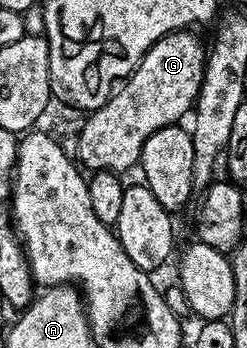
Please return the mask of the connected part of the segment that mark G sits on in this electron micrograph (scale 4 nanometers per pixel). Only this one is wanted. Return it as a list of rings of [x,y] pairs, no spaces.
[[[180,30],[170,32],[151,47],[141,58],[141,62],[135,67],[134,72],[116,87],[115,91],[107,99],[106,104],[94,109],[91,116],[84,122],[83,128],[78,129],[80,145],[77,146],[77,160],[84,169],[91,168],[92,173],[113,172],[124,174],[132,167],[138,165],[141,158],[141,150],[145,146],[145,138],[157,130],[161,130],[170,124],[179,124],[182,116],[192,111],[195,100],[201,90],[203,71],[207,68],[208,49],[199,41],[195,30]]]

